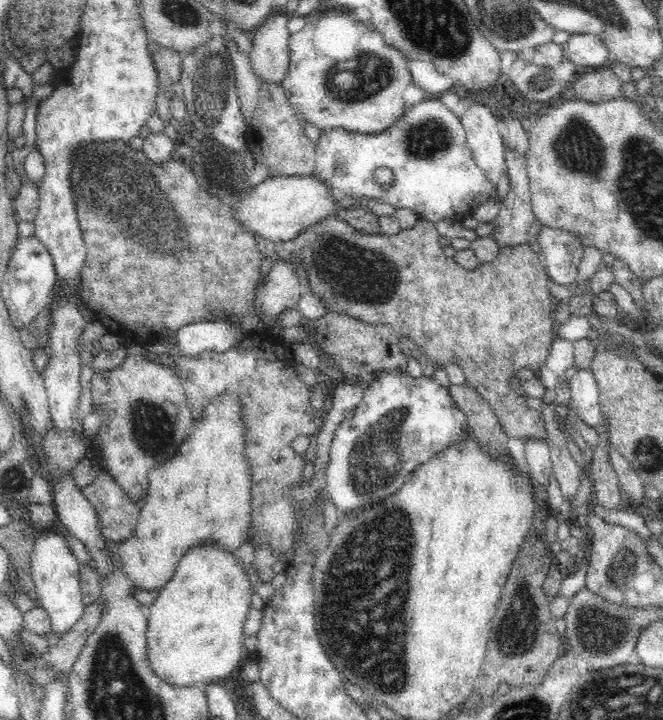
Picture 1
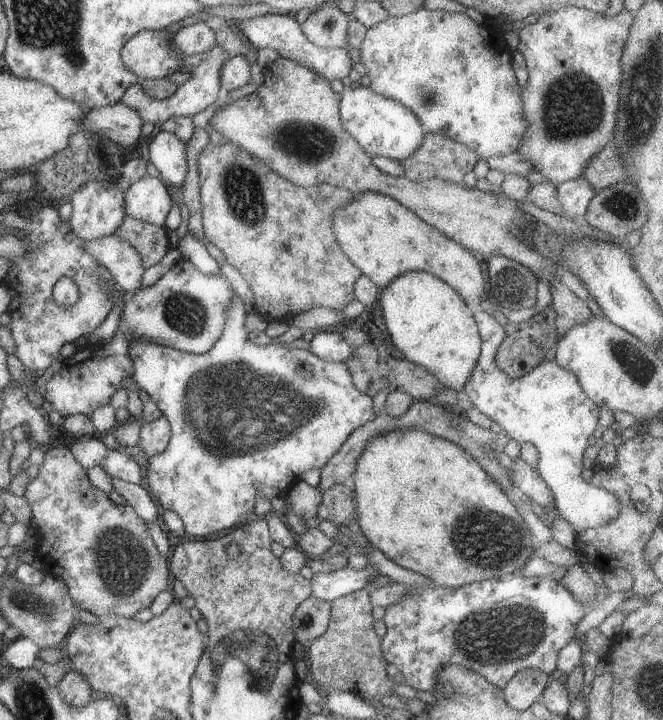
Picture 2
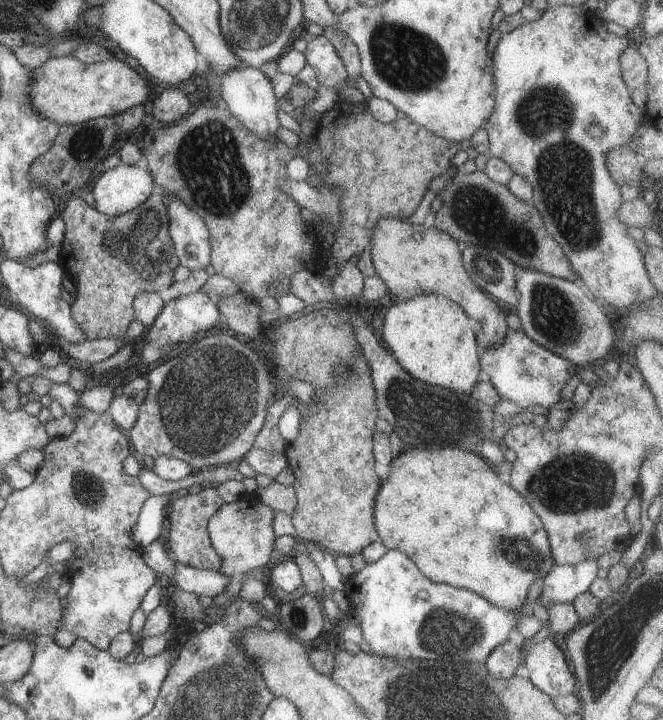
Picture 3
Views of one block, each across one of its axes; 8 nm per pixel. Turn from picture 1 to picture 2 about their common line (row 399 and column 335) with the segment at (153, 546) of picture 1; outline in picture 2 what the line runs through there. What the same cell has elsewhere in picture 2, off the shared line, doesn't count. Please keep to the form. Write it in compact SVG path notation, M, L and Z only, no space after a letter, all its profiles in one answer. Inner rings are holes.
M374 192L354 195L353 200L340 211L333 214L333 234L342 248L344 255L382 290L387 288L395 279L410 272L423 271L448 284L466 302L480 299L484 295L486 282L482 276L480 259L475 258L472 251L464 250L459 243L448 239L436 228L425 224L414 212L401 206L396 200Z

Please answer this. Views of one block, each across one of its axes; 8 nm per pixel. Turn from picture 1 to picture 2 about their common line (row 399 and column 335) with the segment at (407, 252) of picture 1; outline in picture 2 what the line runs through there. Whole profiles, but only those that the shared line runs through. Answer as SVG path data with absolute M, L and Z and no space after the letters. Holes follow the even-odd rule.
M334 486L322 492L323 500L317 511L317 518L334 522L337 526L354 522L355 498L349 494L349 487Z

